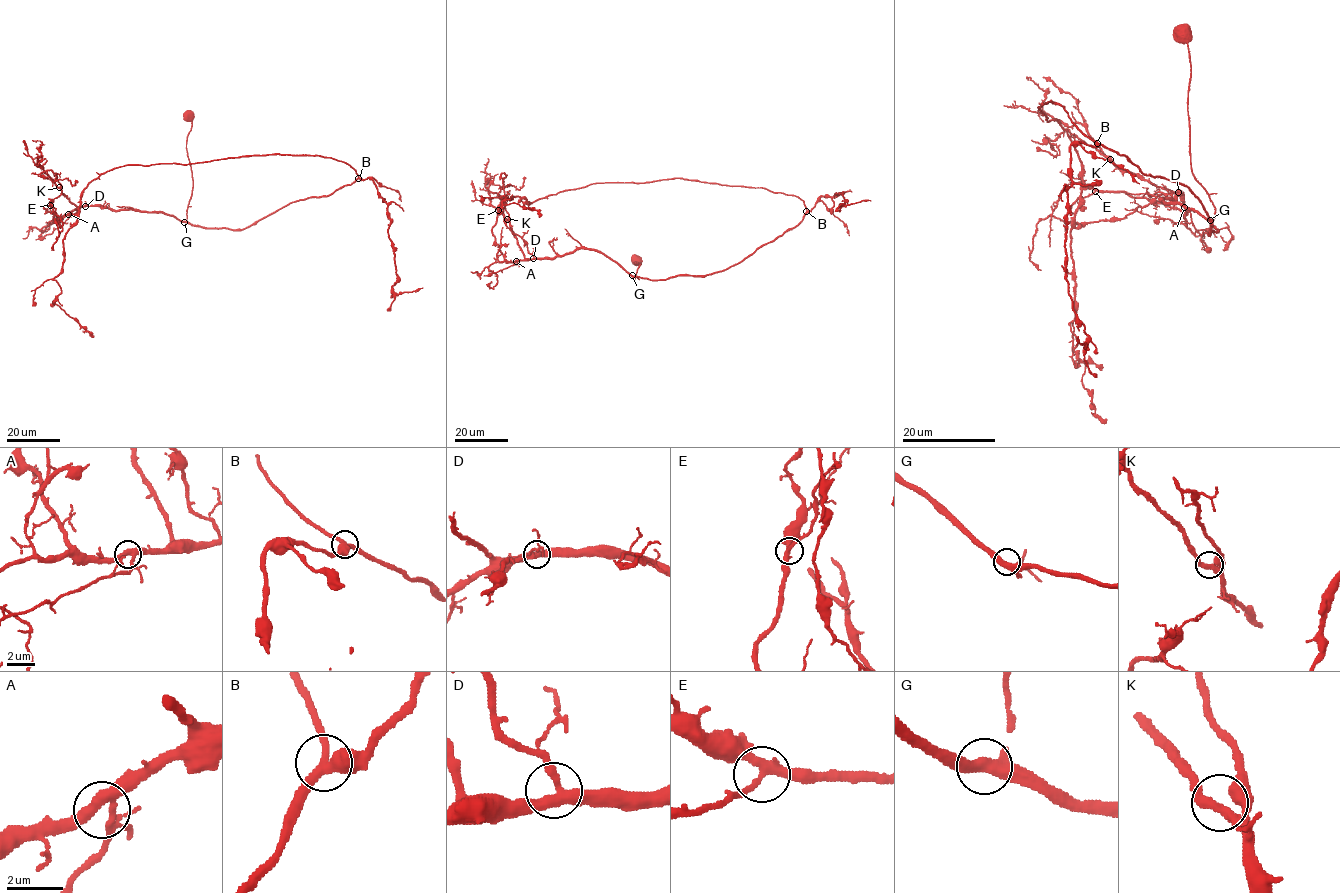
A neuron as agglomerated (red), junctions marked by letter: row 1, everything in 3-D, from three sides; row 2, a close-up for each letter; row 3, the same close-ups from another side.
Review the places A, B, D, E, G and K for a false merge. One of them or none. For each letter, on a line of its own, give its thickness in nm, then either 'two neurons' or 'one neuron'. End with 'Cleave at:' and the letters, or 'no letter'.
A: 340 nm | one neuron
B: 360 nm | one neuron
D: 360 nm | one neuron
E: 320 nm | one neuron
G: 360 nm | one neuron
K: 280 nm | one neuron
Cleave at: no letter

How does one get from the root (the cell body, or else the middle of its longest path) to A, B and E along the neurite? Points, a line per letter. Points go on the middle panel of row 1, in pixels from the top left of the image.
A: (636, 259), (640, 263), (634, 264), (640, 264), (634, 278), (601, 253), (588, 249), (516, 261)
B: (636, 259), (640, 263), (634, 264), (640, 264), (634, 278), (665, 279), (719, 272), (794, 228), (806, 211)
E: (636, 259), (640, 264), (634, 278), (601, 253), (583, 248), (508, 262), (492, 232), (498, 210)

